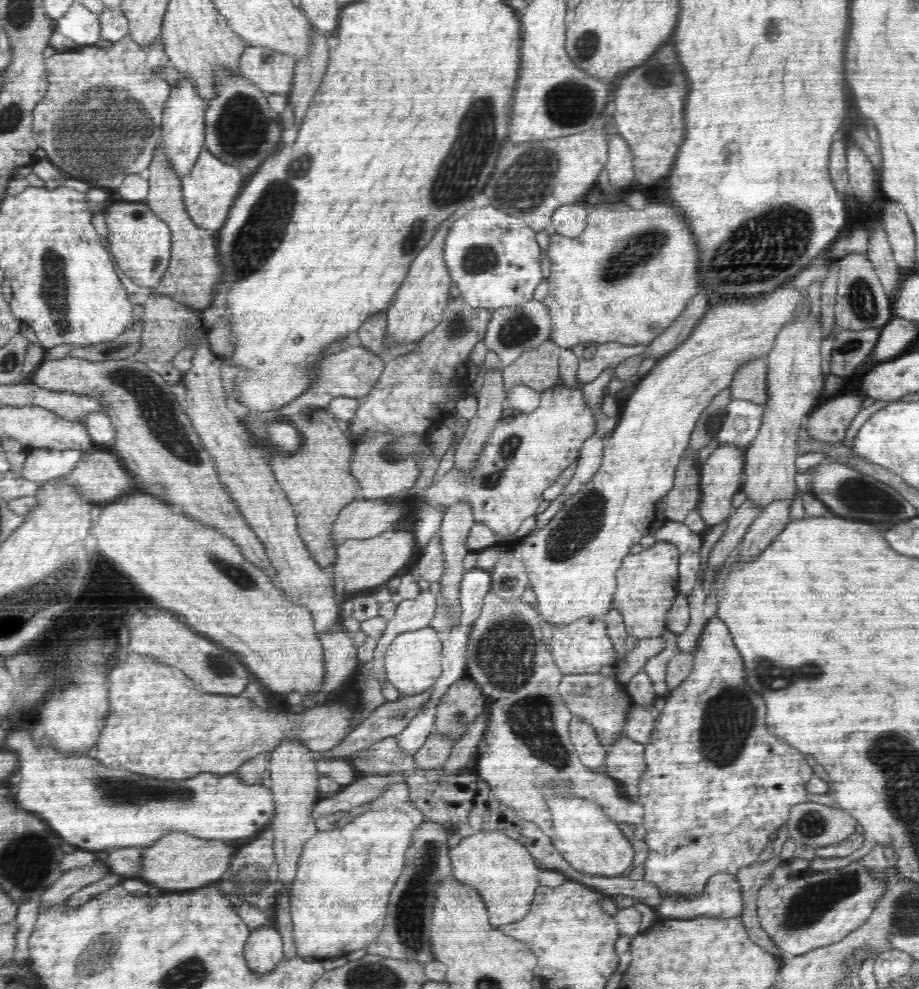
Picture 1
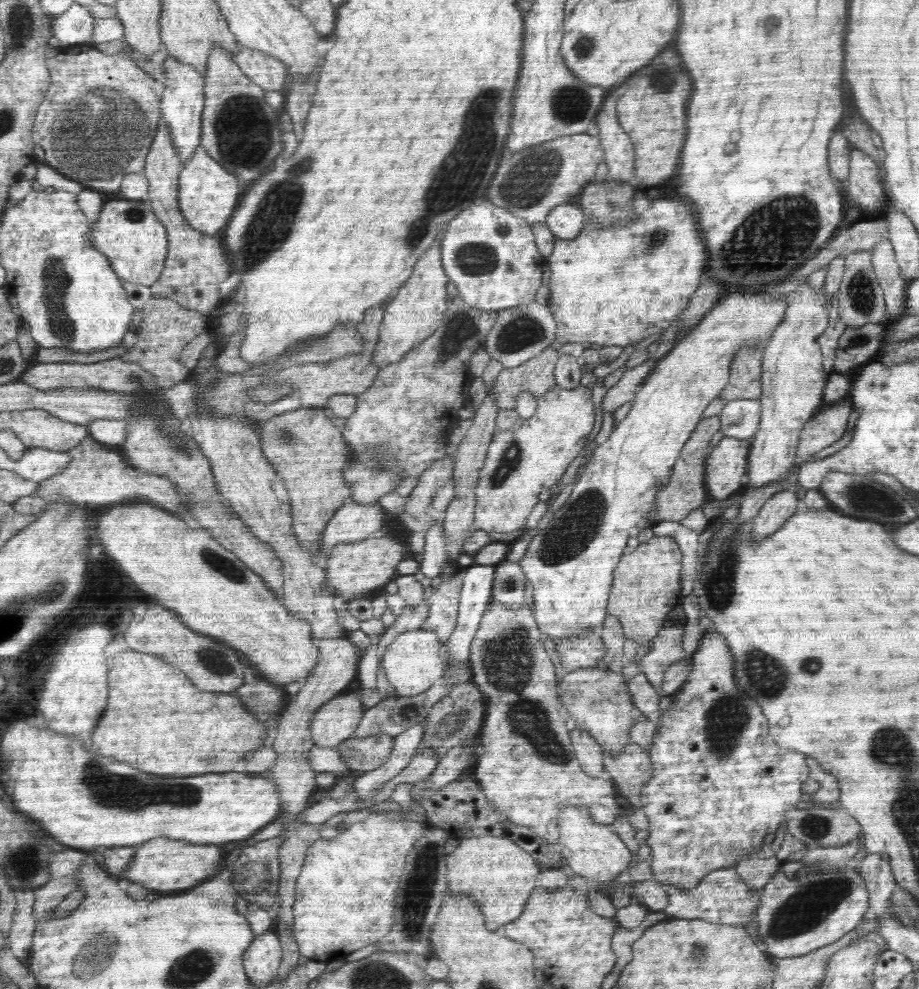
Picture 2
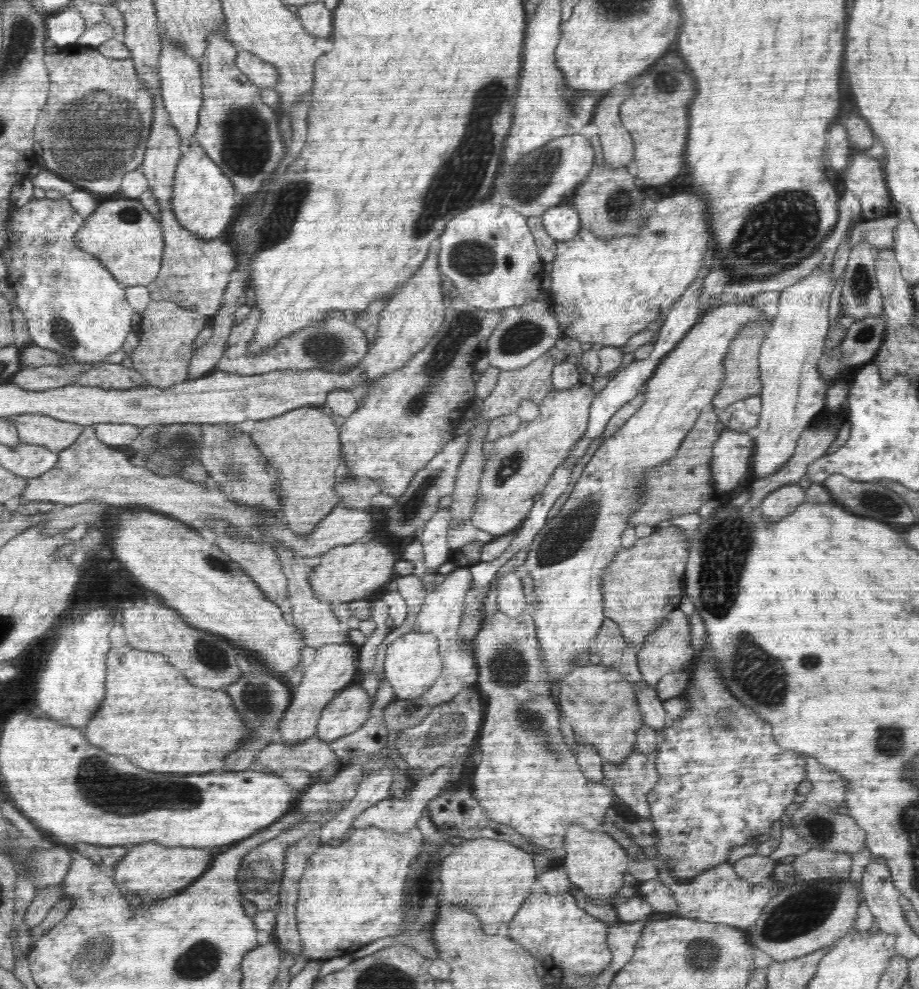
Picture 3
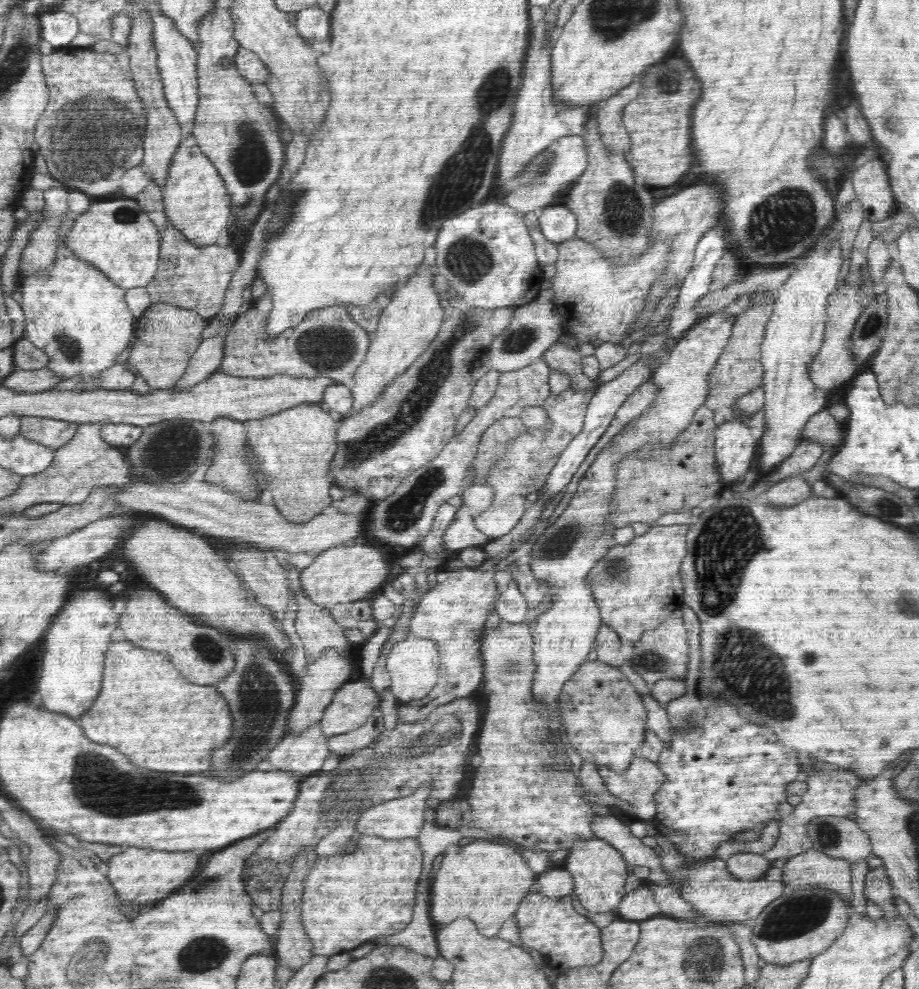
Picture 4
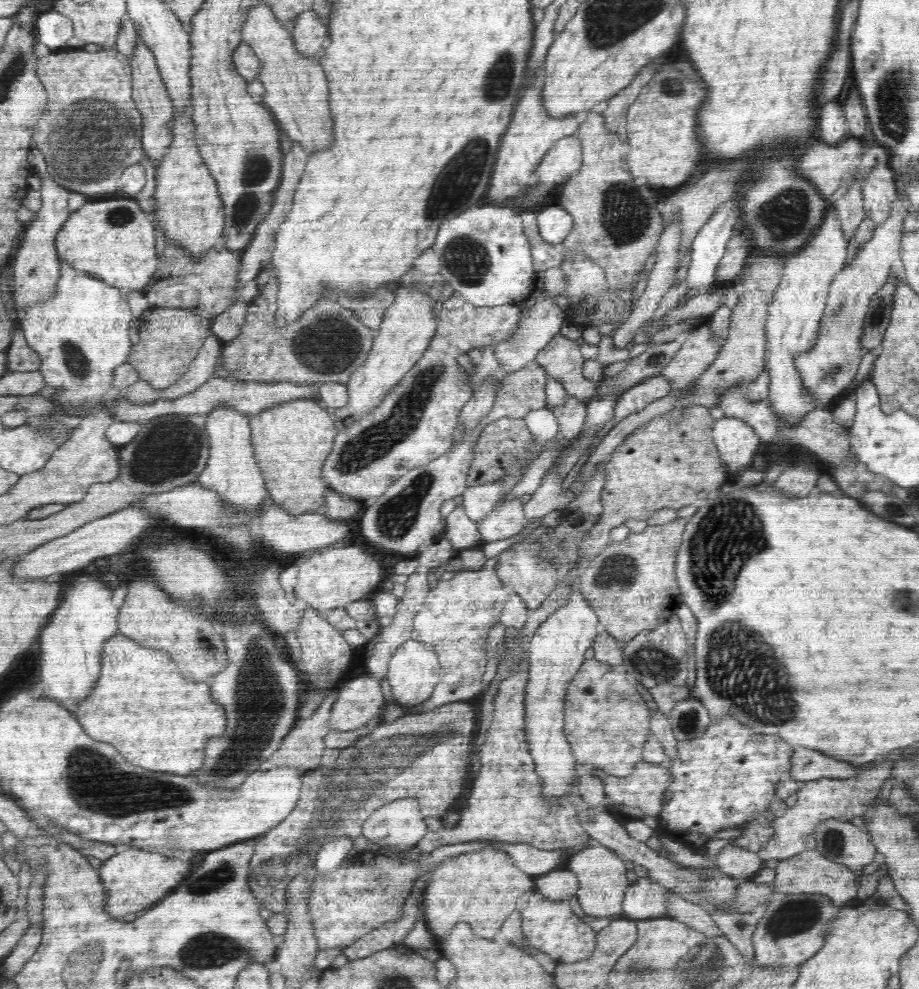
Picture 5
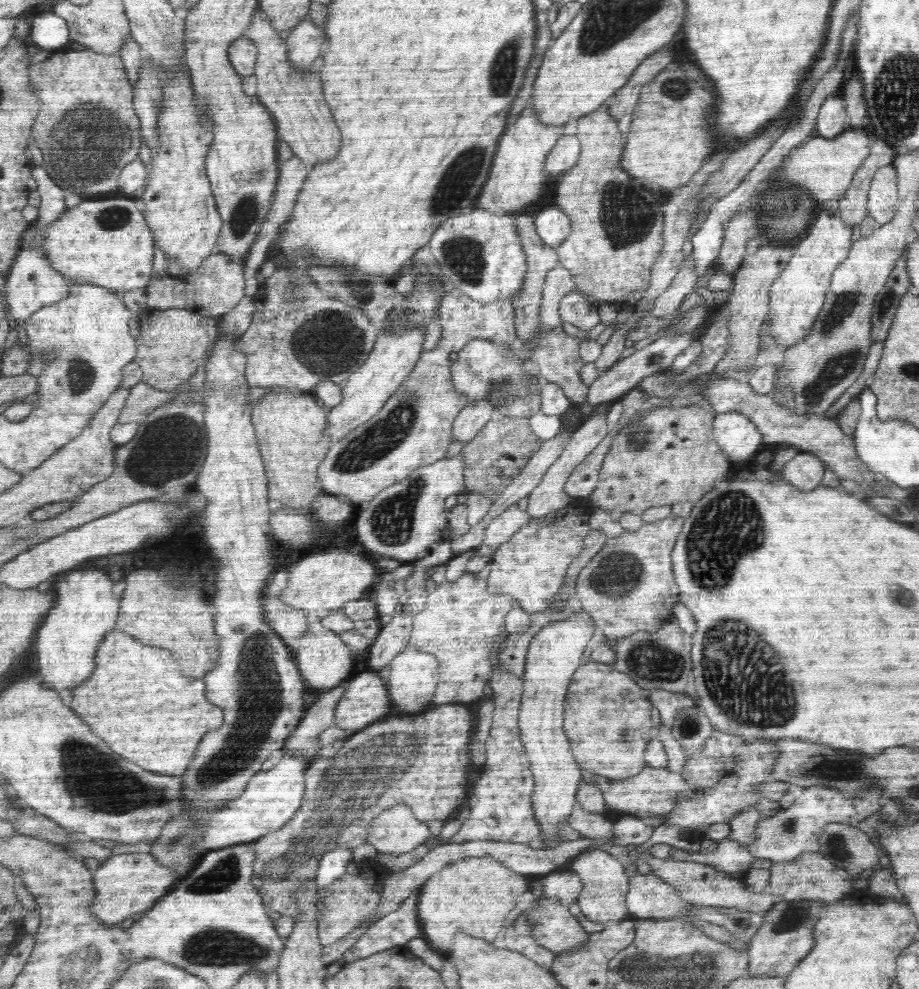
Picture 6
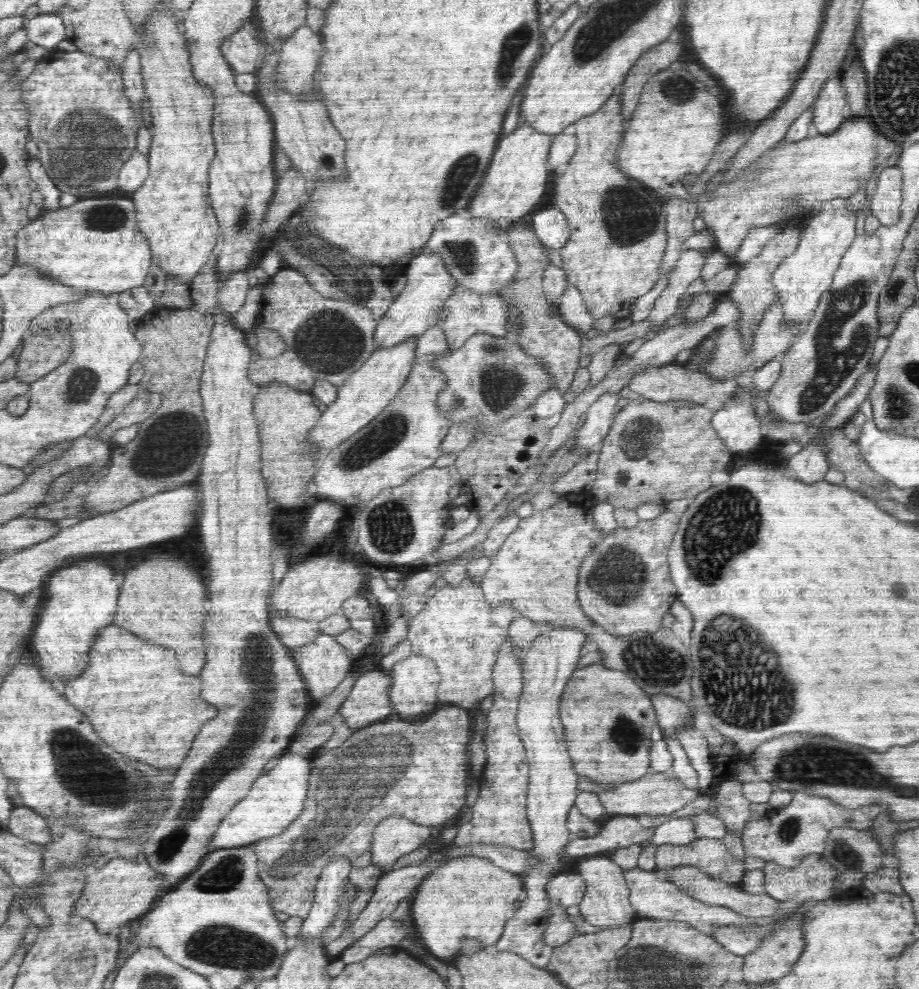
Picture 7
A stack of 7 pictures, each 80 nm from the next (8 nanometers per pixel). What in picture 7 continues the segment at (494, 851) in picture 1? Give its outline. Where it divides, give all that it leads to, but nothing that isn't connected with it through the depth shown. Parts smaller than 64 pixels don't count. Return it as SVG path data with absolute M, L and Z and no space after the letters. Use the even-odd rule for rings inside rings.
M463 856L448 859L418 885L411 898L410 917L416 928L415 939L439 960L452 960L464 940L478 940L480 948L494 944L504 930L508 912L524 893L521 876L502 870L487 858Z

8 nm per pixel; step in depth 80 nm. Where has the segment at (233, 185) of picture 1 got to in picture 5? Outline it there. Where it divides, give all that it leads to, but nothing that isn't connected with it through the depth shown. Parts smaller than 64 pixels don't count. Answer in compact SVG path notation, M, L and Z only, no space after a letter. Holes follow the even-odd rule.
M188 108L181 113L176 112L167 128L173 134L173 139L166 154L158 163L158 174L155 174L156 186L153 195L157 201L155 219L171 244L187 250L193 260L200 260L206 250L215 246L223 232L225 214L222 199L216 190L214 178L204 168L196 142L192 110Z

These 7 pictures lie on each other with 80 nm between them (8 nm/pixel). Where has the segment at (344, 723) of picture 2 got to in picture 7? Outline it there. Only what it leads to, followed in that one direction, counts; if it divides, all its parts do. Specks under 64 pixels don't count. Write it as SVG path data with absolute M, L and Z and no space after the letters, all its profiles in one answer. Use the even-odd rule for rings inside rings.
M379 668L360 674L354 680L350 696L347 696L339 708L346 725L357 731L386 718L392 712L390 686L391 676Z

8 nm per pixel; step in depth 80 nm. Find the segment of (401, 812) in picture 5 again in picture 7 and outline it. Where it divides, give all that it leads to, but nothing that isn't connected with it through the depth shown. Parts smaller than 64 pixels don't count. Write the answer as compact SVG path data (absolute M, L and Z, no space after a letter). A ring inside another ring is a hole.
M390 814L390 818L374 828L371 842L371 866L382 868L382 875L394 871L398 858L421 847L430 836L430 827L406 820L401 814Z

